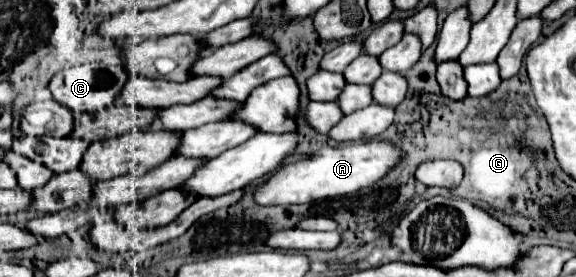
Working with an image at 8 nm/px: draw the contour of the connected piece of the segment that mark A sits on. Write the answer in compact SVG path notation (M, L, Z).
M383 140L345 142L343 146L337 148L323 146L305 160L279 166L269 176L267 182L253 188L253 200L259 206L273 206L273 204L305 204L313 200L343 196L383 178L399 162L399 156L401 150Z

